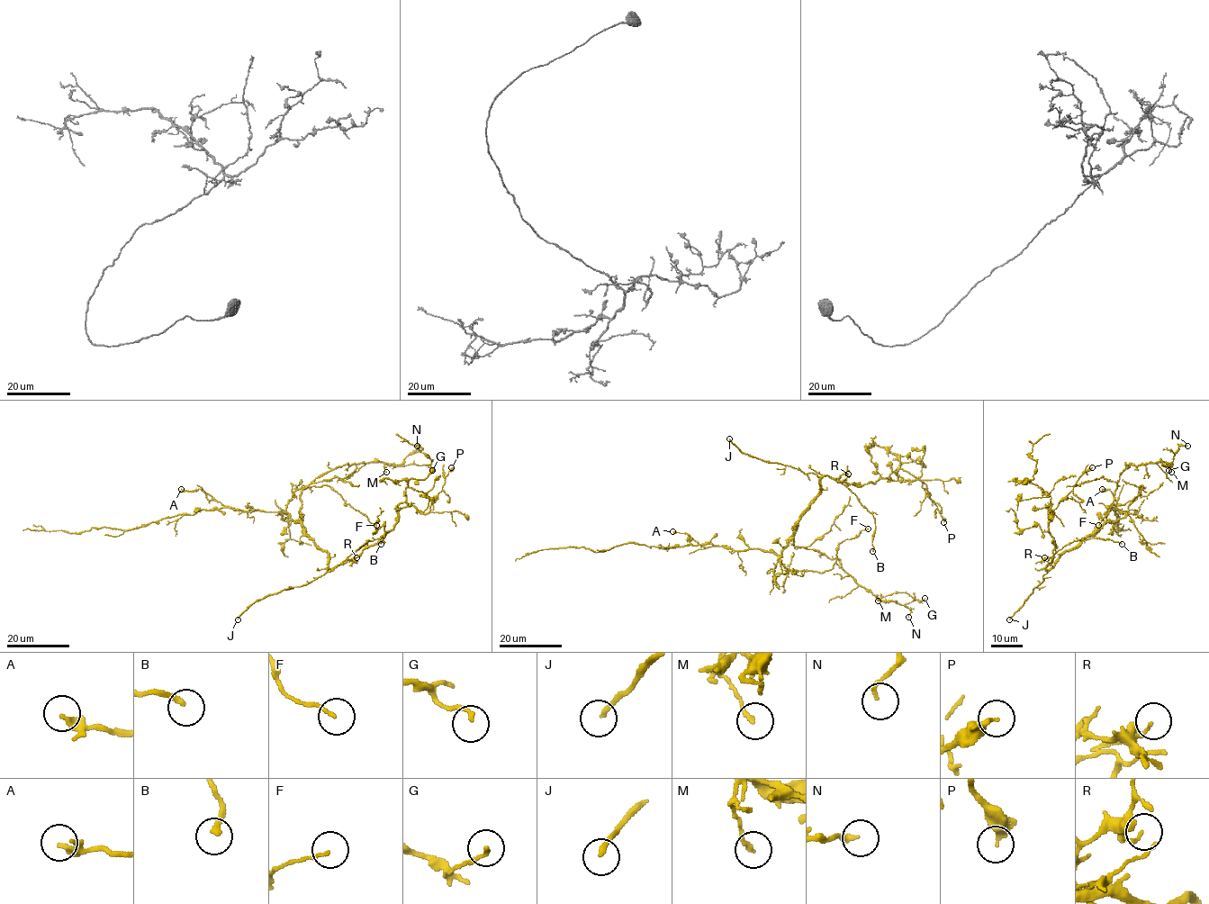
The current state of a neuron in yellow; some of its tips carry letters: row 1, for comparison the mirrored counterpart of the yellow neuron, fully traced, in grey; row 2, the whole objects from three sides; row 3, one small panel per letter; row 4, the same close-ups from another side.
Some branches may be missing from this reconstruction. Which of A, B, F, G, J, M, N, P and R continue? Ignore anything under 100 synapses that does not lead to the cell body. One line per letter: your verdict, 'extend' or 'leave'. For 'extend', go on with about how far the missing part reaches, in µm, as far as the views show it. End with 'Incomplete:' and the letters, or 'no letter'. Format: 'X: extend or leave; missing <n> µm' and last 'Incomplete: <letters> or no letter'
A: leave
B: leave
F: leave
G: leave
J: extend; missing 130 µm
M: leave
N: leave
P: leave
R: leave
Incomplete: J

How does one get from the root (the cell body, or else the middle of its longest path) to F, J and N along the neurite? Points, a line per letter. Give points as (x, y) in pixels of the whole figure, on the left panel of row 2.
F: (302, 527), (286, 513), (286, 504), (296, 490), (322, 485), (330, 486), (345, 504), (376, 525)
J: (302, 527), (313, 542), (327, 552), (328, 570), (304, 585), (285, 589), (257, 601), (238, 619)
N: (302, 527), (299, 513), (300, 494), (316, 478), (346, 464), (377, 462), (401, 464), (419, 447), (417, 446)

